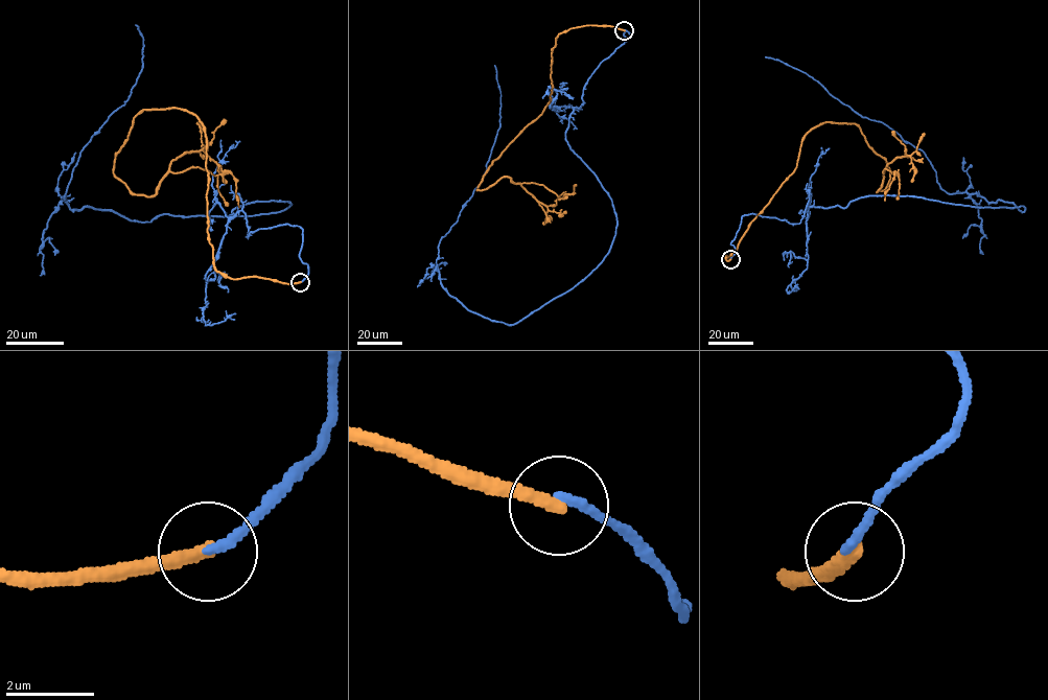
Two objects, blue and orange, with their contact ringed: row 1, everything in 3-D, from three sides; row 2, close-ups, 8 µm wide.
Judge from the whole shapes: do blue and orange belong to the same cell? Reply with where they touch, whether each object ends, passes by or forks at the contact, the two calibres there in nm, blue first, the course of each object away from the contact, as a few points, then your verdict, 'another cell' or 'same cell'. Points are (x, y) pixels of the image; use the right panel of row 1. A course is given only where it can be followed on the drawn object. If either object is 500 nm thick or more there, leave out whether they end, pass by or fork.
place (730, 259); blue ends; orange ends; calibres 220 and 320 nm; course blue (730, 259), (744, 215), (798, 224), (808, 203), (900, 195), (1025, 210), (948, 193), (921, 149), (765, 56); course orange (730, 259), (823, 122), (855, 123), (886, 160), (877, 192), (885, 169), (898, 174), (885, 201); another cell

